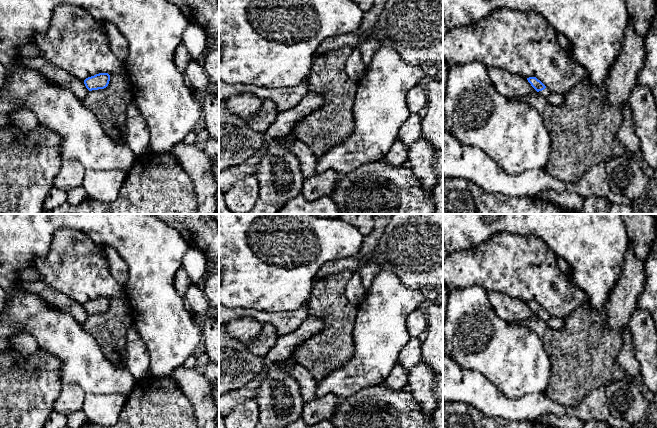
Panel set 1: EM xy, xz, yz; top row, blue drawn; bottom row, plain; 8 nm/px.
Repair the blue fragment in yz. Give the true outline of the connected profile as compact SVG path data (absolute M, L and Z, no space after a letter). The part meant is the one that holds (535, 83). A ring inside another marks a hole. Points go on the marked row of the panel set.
M536 77L527 78L531 86L540 93L550 104L554 106L561 106L564 104L565 96L557 92L548 89L540 80Z

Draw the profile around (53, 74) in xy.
M42 56L34 58L21 58L19 64L39 72L44 78L47 79L47 81L68 89L77 99L81 101L89 92L84 84L84 81L67 73L65 70L52 65Z

